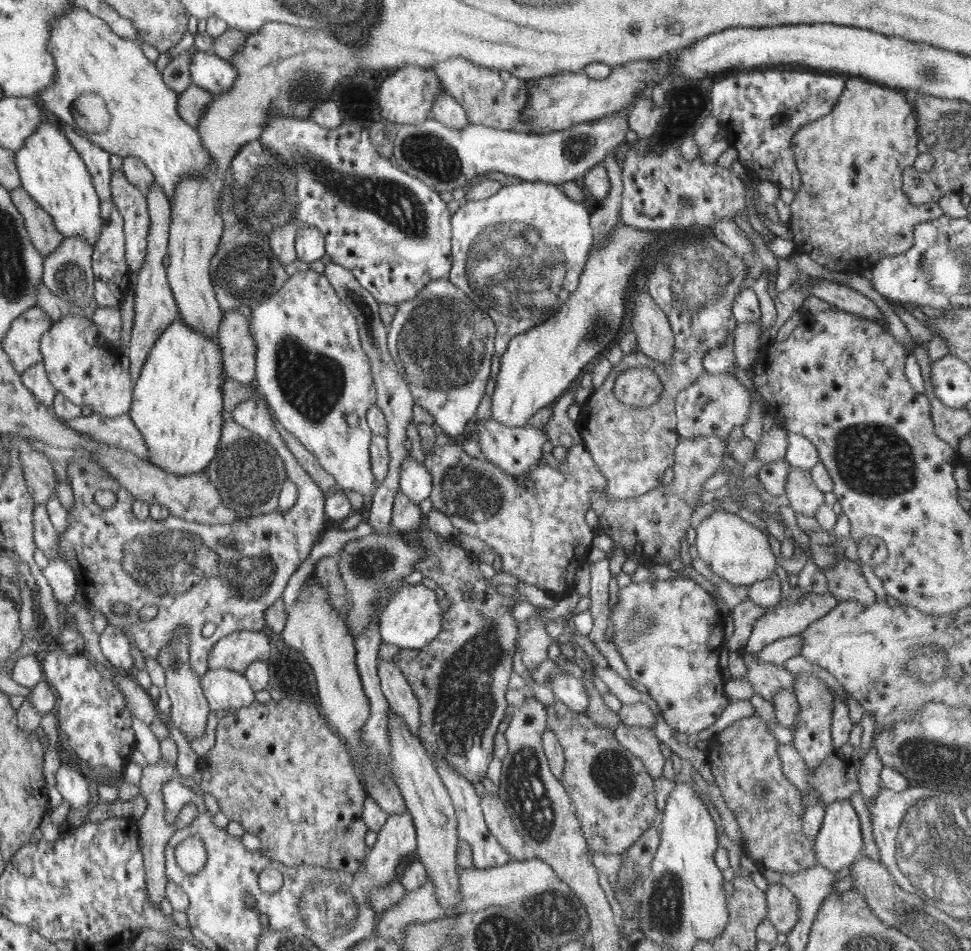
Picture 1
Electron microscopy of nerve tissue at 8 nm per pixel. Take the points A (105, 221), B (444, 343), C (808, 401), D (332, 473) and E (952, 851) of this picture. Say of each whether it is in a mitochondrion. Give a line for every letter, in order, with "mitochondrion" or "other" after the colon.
A: other
B: mitochondrion
C: other
D: other
E: mitochondrion

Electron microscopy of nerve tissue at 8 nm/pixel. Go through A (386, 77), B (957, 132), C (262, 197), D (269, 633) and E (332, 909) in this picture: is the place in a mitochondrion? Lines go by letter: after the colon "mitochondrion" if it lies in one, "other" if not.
A: other
B: mitochondrion
C: mitochondrion
D: other
E: mitochondrion

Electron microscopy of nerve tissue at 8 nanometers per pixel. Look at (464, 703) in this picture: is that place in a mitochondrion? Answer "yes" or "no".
yes

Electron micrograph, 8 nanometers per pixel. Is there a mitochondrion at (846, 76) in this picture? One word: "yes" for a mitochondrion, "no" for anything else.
no

